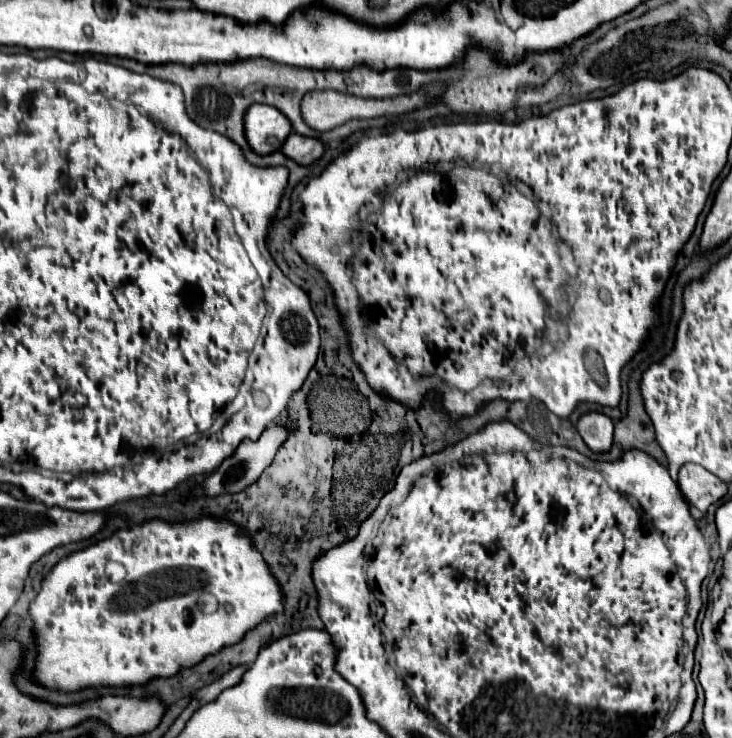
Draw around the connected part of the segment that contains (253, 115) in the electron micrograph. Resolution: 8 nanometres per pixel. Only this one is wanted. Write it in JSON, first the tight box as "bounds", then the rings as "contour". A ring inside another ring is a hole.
{"bounds":[245,104,291,154],"contour":[[[251,104],[245,112],[245,138],[247,144],[259,154],[271,154],[281,148],[285,136],[291,134],[289,120],[273,106]]]}

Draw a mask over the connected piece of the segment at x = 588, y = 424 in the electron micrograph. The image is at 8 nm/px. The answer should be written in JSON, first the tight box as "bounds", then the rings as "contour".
{"bounds":[577,412,613,452],"contour":[[[589,412],[579,418],[577,432],[593,452],[609,452],[613,446],[613,422],[601,412]]]}

